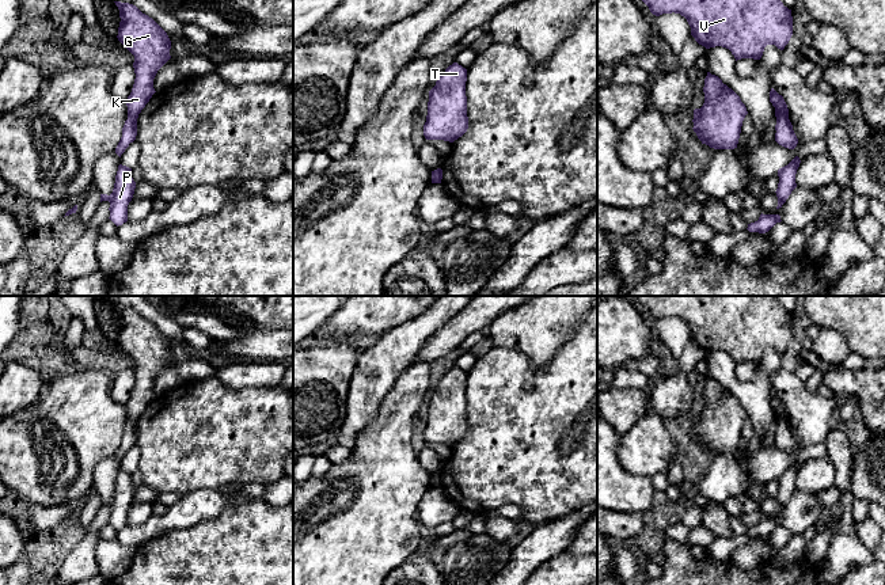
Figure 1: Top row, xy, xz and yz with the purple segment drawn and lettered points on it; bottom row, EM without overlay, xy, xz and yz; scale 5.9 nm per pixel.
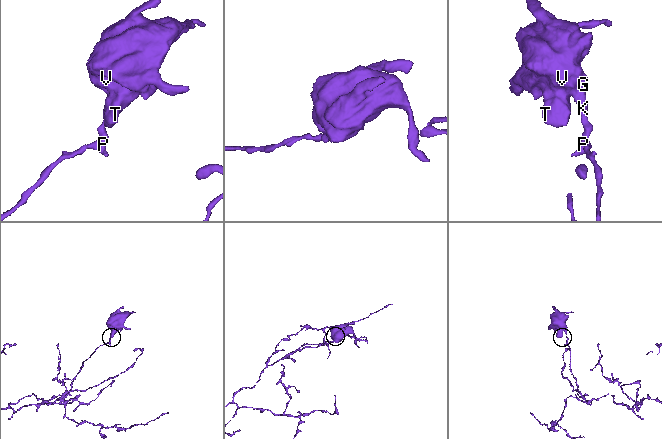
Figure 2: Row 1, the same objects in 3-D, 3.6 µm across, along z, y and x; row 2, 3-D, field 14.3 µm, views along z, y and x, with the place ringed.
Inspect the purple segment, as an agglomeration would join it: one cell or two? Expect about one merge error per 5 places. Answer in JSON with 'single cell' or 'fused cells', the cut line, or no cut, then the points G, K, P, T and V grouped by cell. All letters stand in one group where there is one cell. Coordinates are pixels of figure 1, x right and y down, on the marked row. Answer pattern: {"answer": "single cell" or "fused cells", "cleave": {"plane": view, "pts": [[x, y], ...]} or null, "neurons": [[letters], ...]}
{"answer": "fused cells", "cleave": {"plane": "yz", "pts": [[787, 116], [777, 118]]}, "neurons": [["G", "K", "T", "V"], ["P"]]}

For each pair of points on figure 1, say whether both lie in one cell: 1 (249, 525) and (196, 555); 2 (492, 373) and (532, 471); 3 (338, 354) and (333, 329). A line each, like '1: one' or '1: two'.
1: one
2: one
3: two

